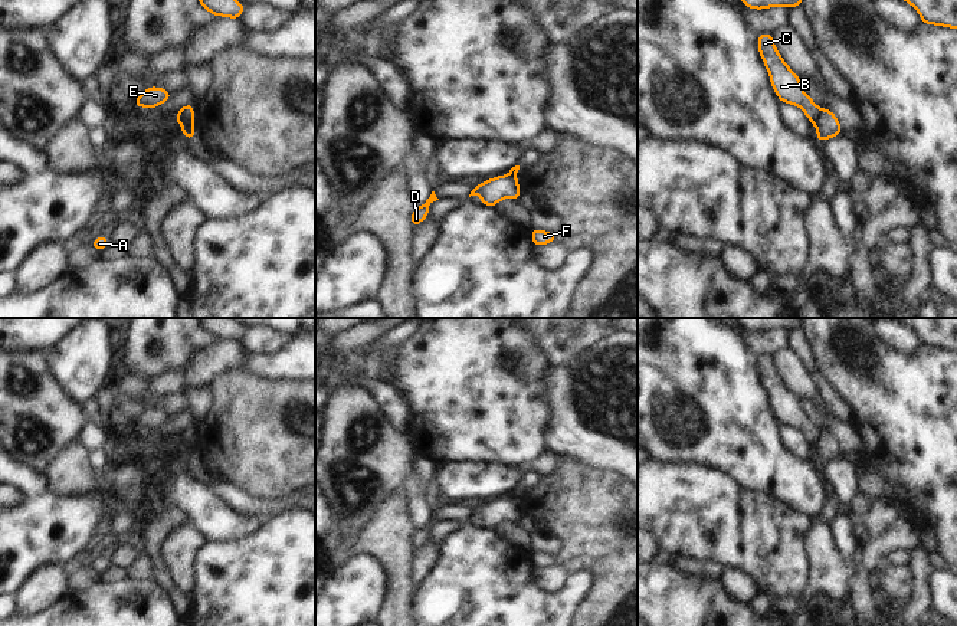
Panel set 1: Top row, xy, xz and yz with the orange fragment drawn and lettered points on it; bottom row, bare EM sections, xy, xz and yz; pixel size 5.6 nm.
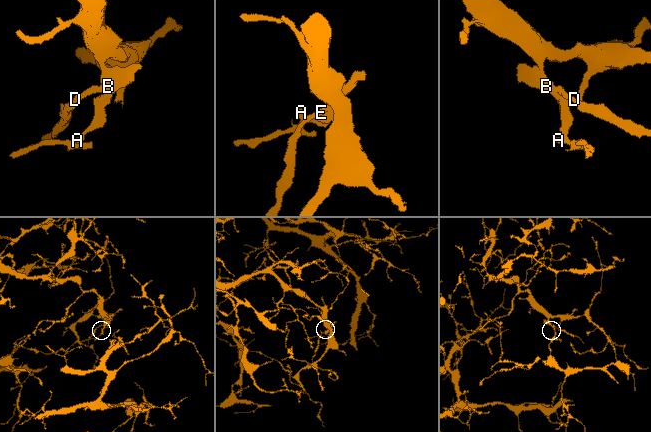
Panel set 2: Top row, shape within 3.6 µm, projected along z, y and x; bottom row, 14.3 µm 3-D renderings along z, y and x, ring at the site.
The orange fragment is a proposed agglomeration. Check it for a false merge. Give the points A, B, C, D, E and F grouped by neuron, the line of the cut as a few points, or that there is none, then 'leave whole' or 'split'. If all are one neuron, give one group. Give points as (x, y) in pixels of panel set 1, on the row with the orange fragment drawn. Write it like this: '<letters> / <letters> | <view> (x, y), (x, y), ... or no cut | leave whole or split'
A / B C D E F | xy (177, 115), (193, 124) | split

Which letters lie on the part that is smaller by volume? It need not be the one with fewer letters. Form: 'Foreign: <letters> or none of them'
Foreign: A

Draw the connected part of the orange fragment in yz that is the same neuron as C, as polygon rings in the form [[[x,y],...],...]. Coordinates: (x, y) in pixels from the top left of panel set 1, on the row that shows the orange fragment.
[[[773,33],[757,36],[758,55],[767,69],[773,92],[781,104],[800,108],[812,125],[816,125],[822,108],[802,88],[802,78],[792,71],[777,50]]]

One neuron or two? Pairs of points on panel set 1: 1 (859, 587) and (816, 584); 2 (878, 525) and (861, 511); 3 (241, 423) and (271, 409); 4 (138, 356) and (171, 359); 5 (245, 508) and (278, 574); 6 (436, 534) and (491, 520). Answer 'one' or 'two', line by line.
1: two
2: two
3: one
4: one
5: two
6: one

